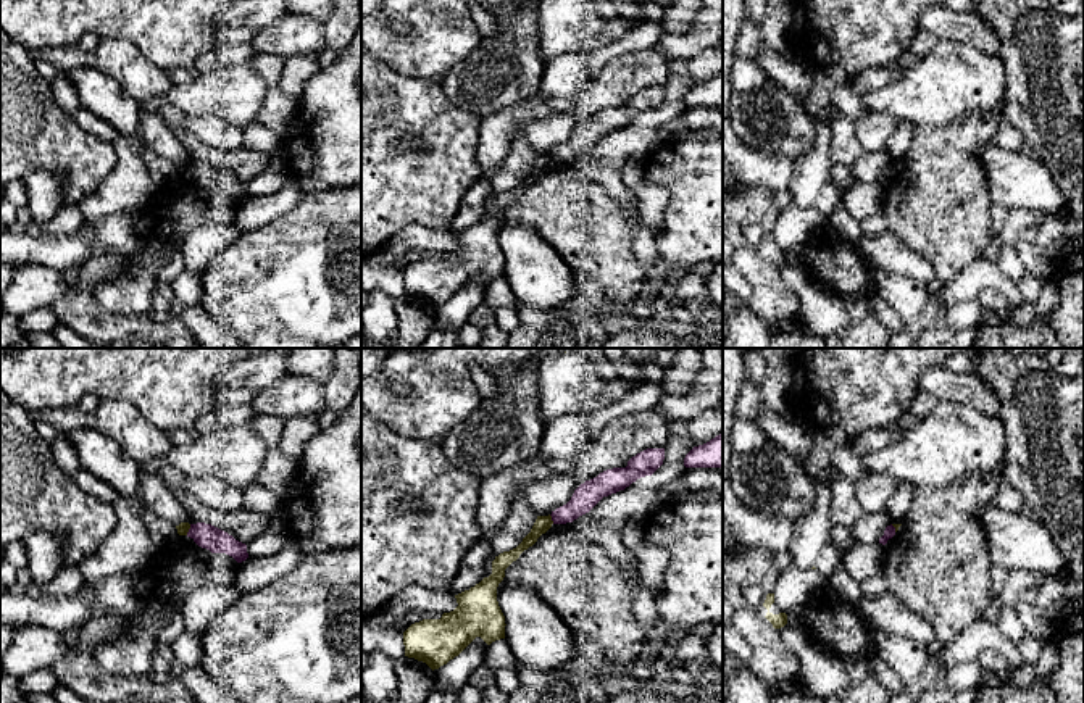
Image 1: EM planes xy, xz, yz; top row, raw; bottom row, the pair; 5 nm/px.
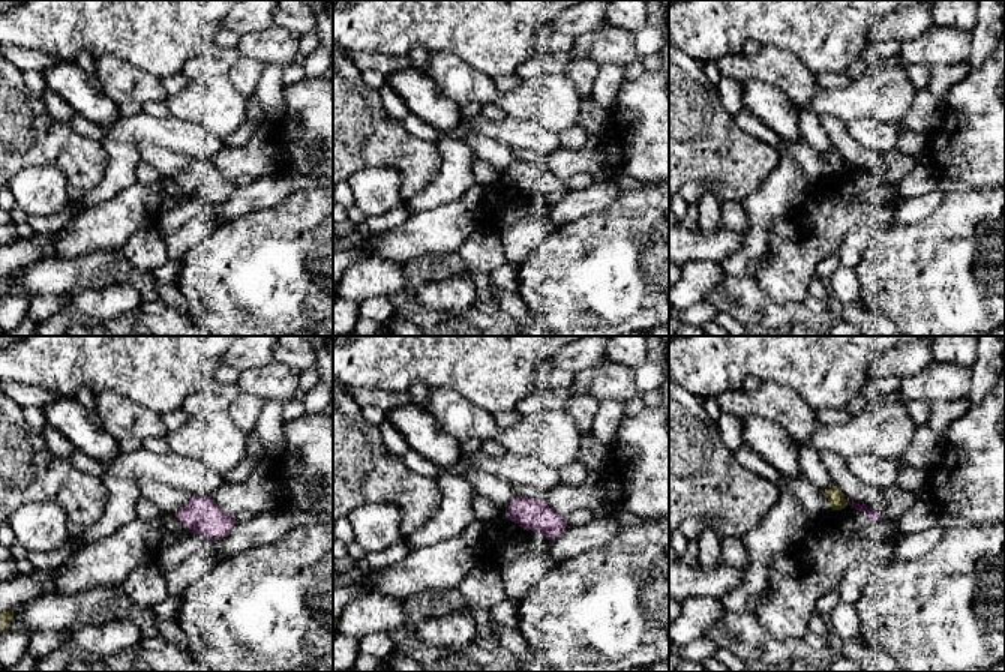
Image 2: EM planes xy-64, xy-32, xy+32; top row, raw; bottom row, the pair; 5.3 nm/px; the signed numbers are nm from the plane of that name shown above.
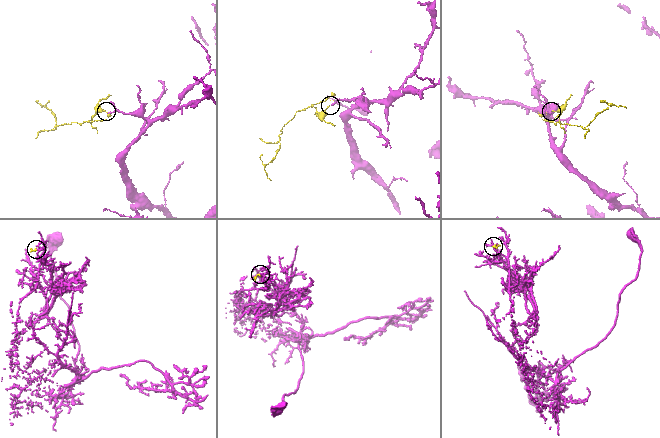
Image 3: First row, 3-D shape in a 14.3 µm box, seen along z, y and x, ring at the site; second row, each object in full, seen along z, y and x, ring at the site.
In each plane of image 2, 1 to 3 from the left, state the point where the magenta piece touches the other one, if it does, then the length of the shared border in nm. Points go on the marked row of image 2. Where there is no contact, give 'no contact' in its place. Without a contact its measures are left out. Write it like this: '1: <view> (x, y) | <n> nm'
1: no contact
2: no contact
3: no contact

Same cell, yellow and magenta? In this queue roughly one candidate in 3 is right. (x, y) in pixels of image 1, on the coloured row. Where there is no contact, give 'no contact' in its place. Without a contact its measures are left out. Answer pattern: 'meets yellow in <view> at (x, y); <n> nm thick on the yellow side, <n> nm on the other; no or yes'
meets yellow in xz at (550, 519); 80 nm thick on the yellow side, 120 nm on the other; no

